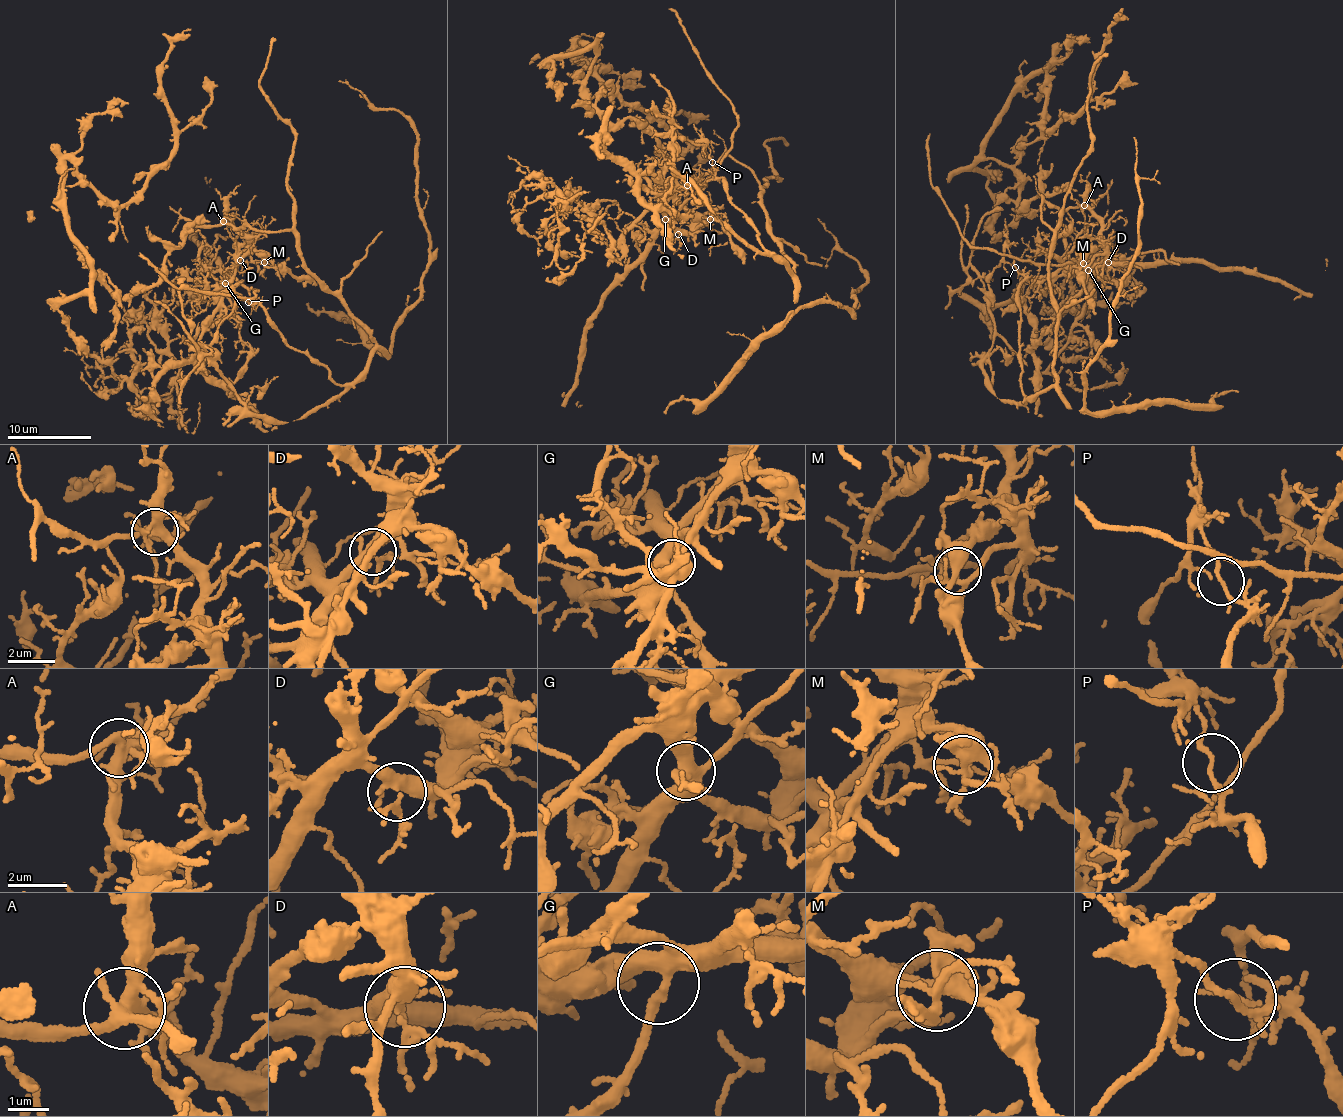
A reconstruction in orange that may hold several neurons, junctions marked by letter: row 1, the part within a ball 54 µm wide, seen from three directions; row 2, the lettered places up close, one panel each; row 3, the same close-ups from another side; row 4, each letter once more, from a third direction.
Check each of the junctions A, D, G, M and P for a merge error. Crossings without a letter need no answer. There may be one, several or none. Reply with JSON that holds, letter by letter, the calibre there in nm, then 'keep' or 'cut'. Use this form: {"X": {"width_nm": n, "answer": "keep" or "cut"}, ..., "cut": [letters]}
{"A": {"width_nm": 360, "answer": "cut"}, "D": {"width_nm": 360, "answer": "keep"}, "G": {"width_nm": 320, "answer": "keep"}, "M": {"width_nm": 320, "answer": "cut"}, "P": {"width_nm": 110, "answer": "cut"}, "cut": ["A", "M", "P"]}

